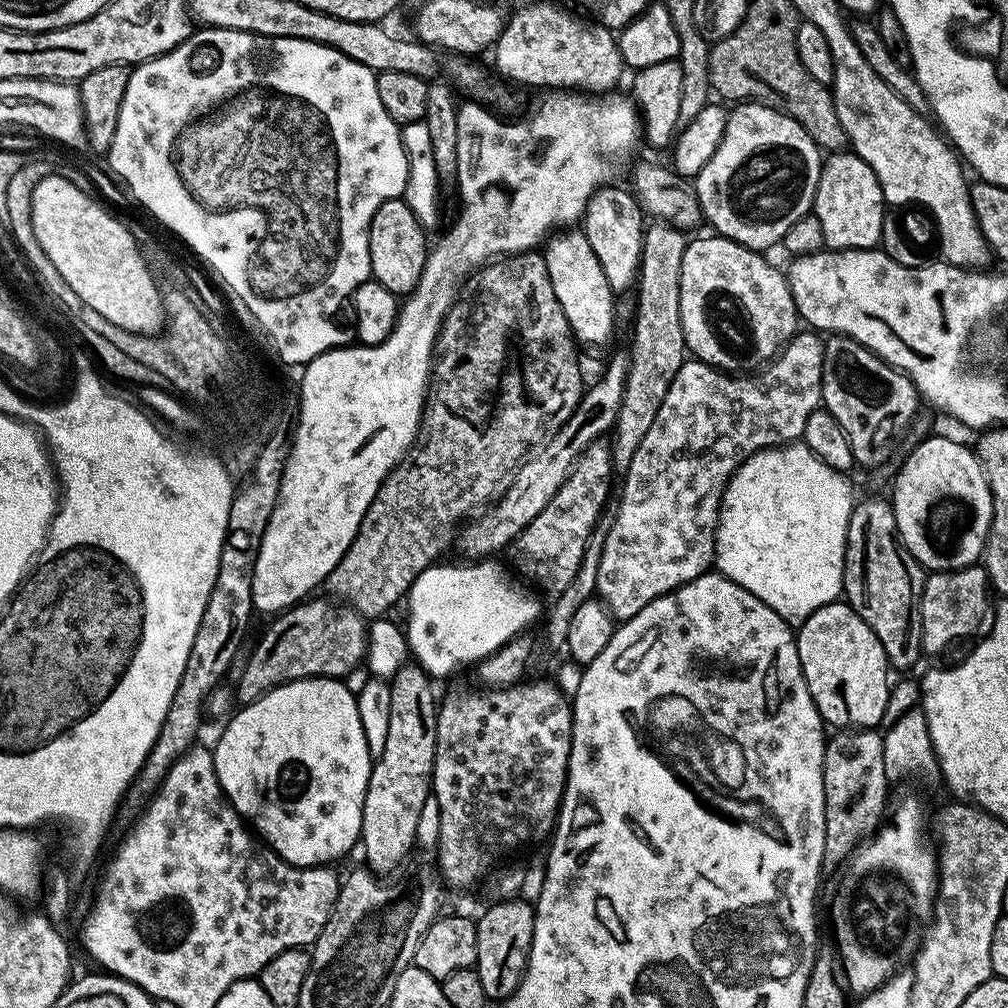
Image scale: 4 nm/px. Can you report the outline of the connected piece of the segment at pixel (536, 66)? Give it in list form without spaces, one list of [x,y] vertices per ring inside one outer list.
[[[536,2],[508,16],[492,50],[497,73],[509,83],[544,86],[546,90],[577,90],[588,94],[604,94],[617,87],[624,63],[613,31],[599,22],[586,22],[572,16],[552,2]]]

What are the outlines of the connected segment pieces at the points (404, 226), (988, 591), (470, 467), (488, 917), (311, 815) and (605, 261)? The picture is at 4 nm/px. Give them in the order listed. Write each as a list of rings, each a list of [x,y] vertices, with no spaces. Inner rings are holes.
[[[404,199],[382,202],[368,228],[371,279],[386,286],[386,290],[390,290],[396,297],[407,297],[418,286],[418,278],[422,278],[422,270],[428,257],[430,244],[429,241],[424,241],[424,235],[424,225],[412,213]]]
[[[974,563],[968,568],[959,568],[958,570],[954,570],[953,572],[928,572],[924,578],[924,589],[922,590],[922,594],[920,595],[920,647],[923,649],[925,653],[928,652],[932,656],[936,656],[939,652],[944,652],[947,650],[951,644],[956,644],[959,640],[964,640],[967,636],[975,637],[977,633],[981,631],[980,623],[987,621],[989,619],[990,613],[994,608],[994,589],[992,586],[992,579],[988,577],[988,571],[983,568],[979,563]]]
[[[539,251],[520,252],[517,256],[497,258],[485,264],[483,268],[476,269],[464,281],[459,297],[452,303],[452,309],[444,316],[436,339],[432,375],[428,382],[428,394],[424,398],[424,412],[420,416],[420,429],[416,431],[416,439],[412,441],[412,446],[403,460],[382,482],[378,494],[374,494],[374,502],[370,502],[354,542],[350,542],[346,554],[342,554],[342,562],[338,562],[334,570],[330,570],[326,588],[333,592],[331,593],[333,597],[355,608],[365,618],[383,617],[391,613],[388,611],[399,600],[401,603],[407,597],[413,582],[437,563],[443,557],[440,555],[448,547],[450,549],[453,547],[462,522],[467,521],[477,510],[499,500],[504,491],[512,485],[512,480],[518,474],[520,467],[532,459],[548,443],[550,437],[570,419],[572,411],[580,403],[580,398],[586,391],[586,380],[580,377],[580,360],[576,357],[576,348],[578,349],[578,341],[572,334],[571,326],[566,322],[566,314],[562,314],[562,306],[558,306],[558,298],[554,298],[554,286],[550,286],[550,274]]]
[[[500,898],[476,920],[478,934],[478,958],[476,973],[482,978],[482,990],[486,990],[489,1001],[503,1002],[509,1000],[518,990],[528,969],[530,946],[534,942],[535,907],[521,898]]]
[[[309,678],[307,680],[295,680],[289,684],[280,684],[274,690],[270,690],[262,698],[258,698],[253,704],[245,704],[239,709],[241,712],[229,722],[220,736],[220,741],[214,744],[212,757],[218,774],[218,782],[222,786],[225,796],[233,808],[251,827],[255,835],[263,840],[269,848],[274,849],[278,855],[299,868],[314,868],[328,866],[332,860],[340,860],[352,847],[357,847],[360,839],[360,827],[362,826],[362,806],[364,795],[370,782],[370,774],[374,757],[366,746],[366,734],[362,734],[362,718],[358,718],[358,706],[356,697],[348,689],[347,683],[336,678]]]
[[[605,186],[590,198],[582,217],[582,231],[614,290],[631,289],[638,279],[640,251],[644,245],[646,216],[627,187]]]

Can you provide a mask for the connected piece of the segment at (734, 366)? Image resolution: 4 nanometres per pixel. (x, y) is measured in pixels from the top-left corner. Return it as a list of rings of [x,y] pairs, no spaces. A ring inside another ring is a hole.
[[[711,234],[712,236],[700,236],[697,240],[694,238],[688,240],[688,245],[686,246],[686,250],[682,254],[682,302],[680,305],[682,306],[682,330],[684,331],[684,343],[686,345],[687,351],[691,353],[695,359],[700,360],[703,364],[711,364],[713,368],[719,368],[721,372],[725,374],[752,374],[757,371],[761,366],[773,361],[777,356],[780,355],[785,344],[788,343],[789,340],[792,339],[793,336],[796,335],[798,331],[798,313],[796,310],[796,303],[794,302],[794,298],[792,297],[792,291],[790,290],[790,286],[788,285],[788,277],[785,275],[783,271],[780,272],[775,268],[774,265],[771,264],[770,261],[767,260],[767,255],[761,254],[755,248],[747,248],[744,244],[739,244],[738,242],[734,242],[733,240],[728,240],[725,236],[721,236],[719,234]]]

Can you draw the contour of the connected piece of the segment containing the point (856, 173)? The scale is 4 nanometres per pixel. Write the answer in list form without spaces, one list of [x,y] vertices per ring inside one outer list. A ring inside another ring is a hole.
[[[836,150],[820,165],[814,215],[822,222],[822,234],[829,249],[876,248],[886,215],[882,186],[874,170],[851,150]]]

